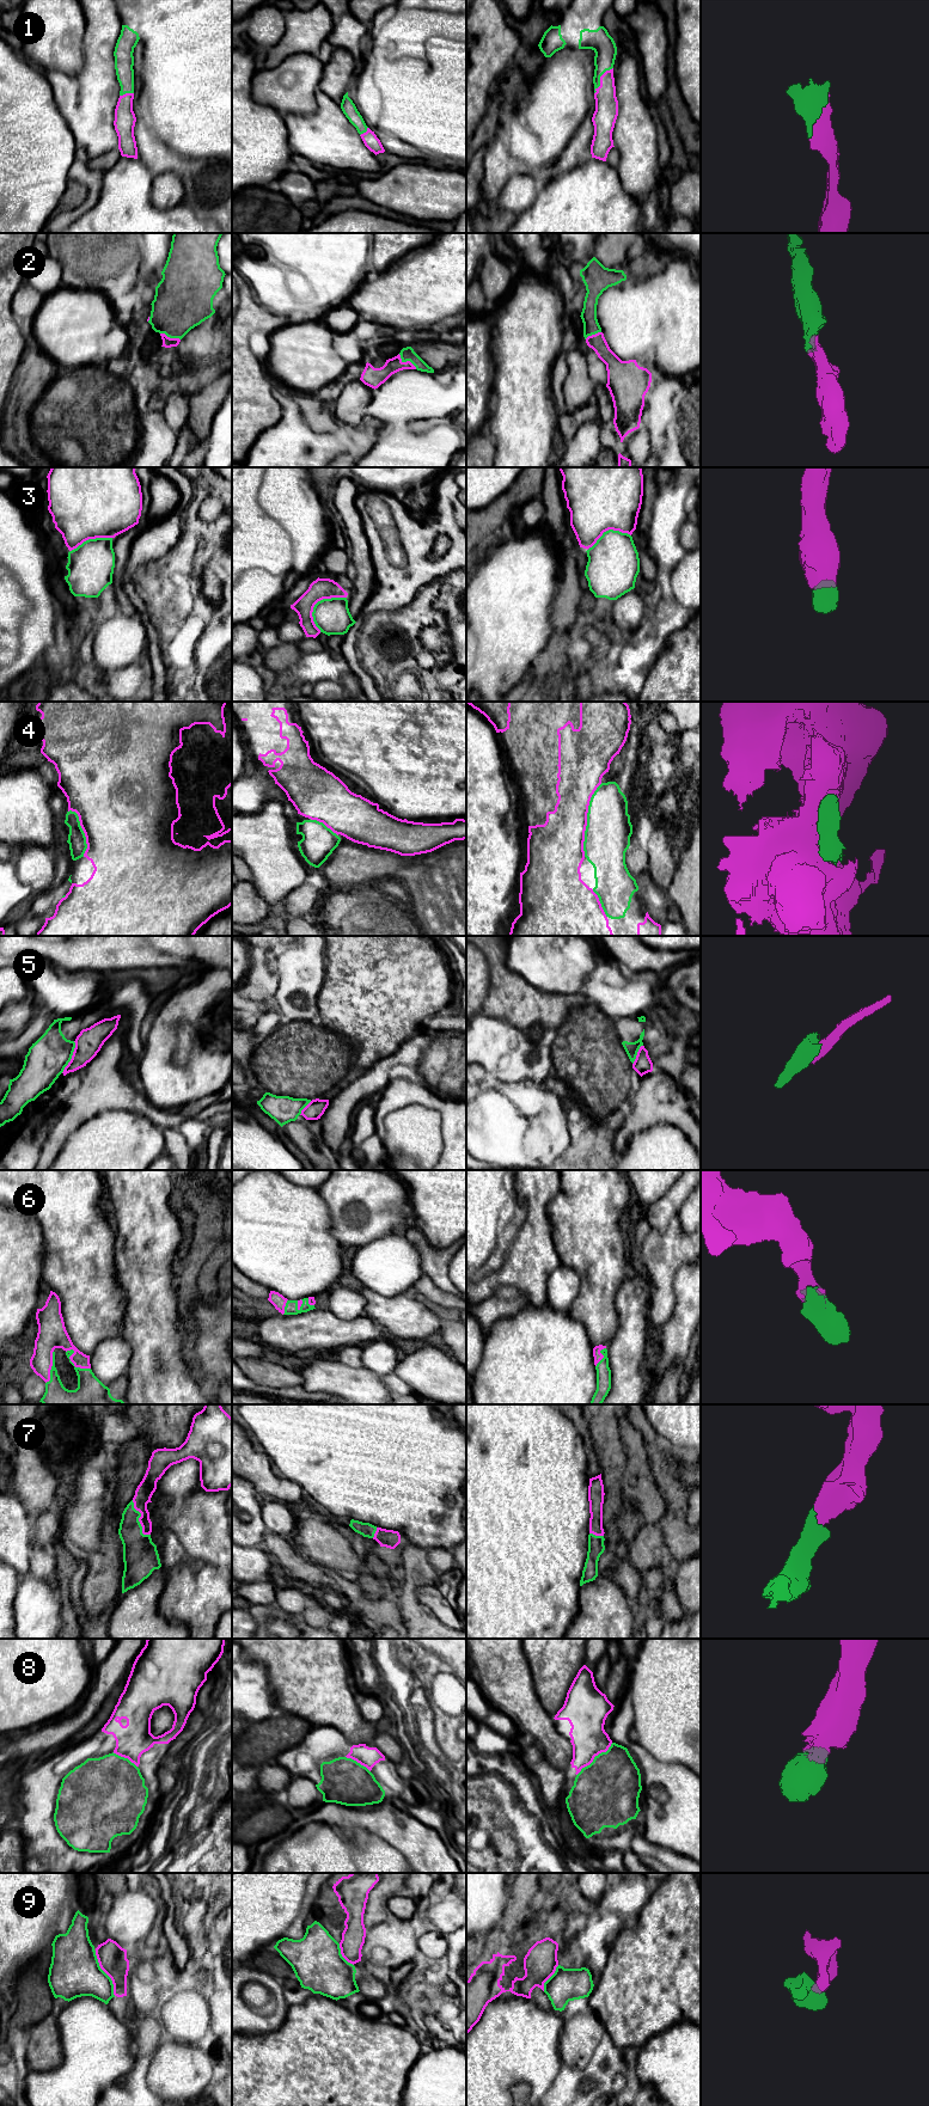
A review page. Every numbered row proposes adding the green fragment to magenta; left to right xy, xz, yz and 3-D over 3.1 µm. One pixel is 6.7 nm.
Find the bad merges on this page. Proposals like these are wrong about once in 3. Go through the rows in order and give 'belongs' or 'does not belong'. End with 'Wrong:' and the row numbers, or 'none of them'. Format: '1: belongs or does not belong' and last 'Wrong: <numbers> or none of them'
1: belongs
2: belongs
3: belongs
4: belongs
5: does not belong
6: belongs
7: belongs
8: belongs
9: does not belong
Wrong: 5, 9

